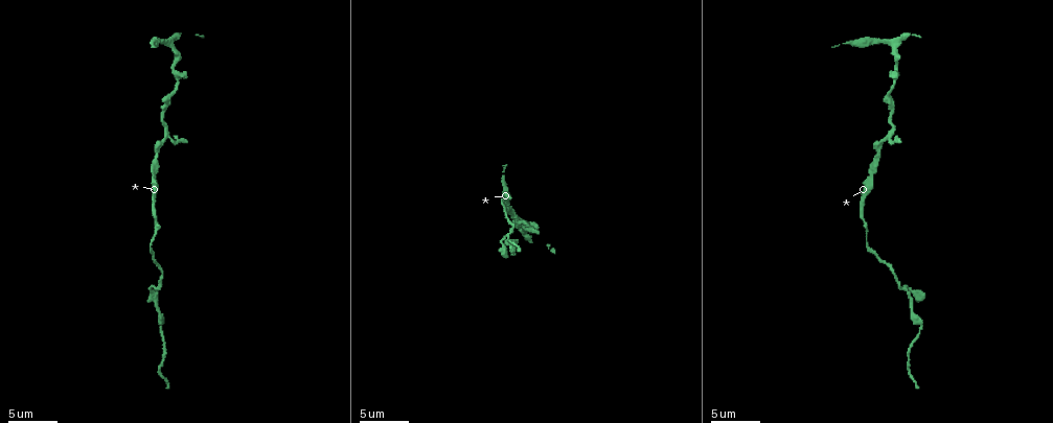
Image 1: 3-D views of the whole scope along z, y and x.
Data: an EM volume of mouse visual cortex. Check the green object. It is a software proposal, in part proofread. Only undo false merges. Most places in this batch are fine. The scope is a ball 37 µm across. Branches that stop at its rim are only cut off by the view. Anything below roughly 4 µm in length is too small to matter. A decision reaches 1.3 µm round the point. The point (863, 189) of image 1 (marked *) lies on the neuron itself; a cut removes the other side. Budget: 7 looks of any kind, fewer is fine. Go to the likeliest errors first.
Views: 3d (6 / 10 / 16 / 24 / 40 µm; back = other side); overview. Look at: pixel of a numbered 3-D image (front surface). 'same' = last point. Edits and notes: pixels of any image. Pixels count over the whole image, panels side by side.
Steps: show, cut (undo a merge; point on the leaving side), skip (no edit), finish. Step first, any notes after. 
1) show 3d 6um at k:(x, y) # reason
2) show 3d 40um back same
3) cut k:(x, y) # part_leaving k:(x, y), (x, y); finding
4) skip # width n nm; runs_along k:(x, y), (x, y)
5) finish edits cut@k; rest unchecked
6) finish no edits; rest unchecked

show 3d 10um at 1:(156, 304) # sudden change in width

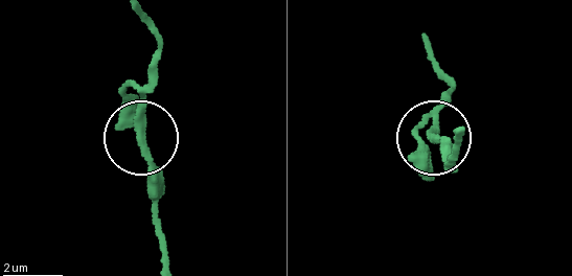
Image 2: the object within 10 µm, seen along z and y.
show 3d 10um back at 2:(434, 138)

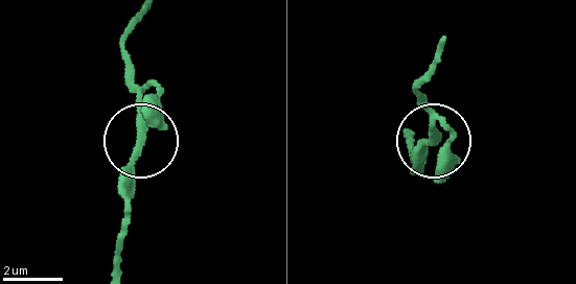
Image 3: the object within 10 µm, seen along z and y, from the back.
skip # runs_along 3:(139, 15), (123, 38), (123, 68), (139, 97), (131, 222); continuous, no second neuron

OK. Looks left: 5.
show 3d 10um at 1:(177, 80) # thick turns thin

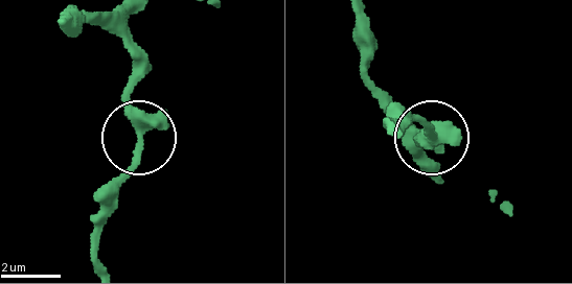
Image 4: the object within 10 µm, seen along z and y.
show 3d 10um back at 4:(141, 134) # other side

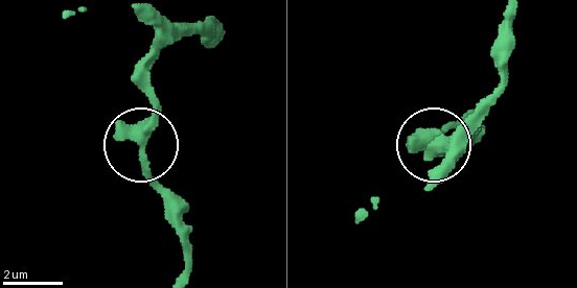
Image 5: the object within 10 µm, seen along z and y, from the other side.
skip # arms 3; runs_along 5:(182, 269), (182, 209), (144, 157), (152, 97), (144, 54); all the same neuron

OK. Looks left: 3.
show 3d 6um at 1:(516, 216)

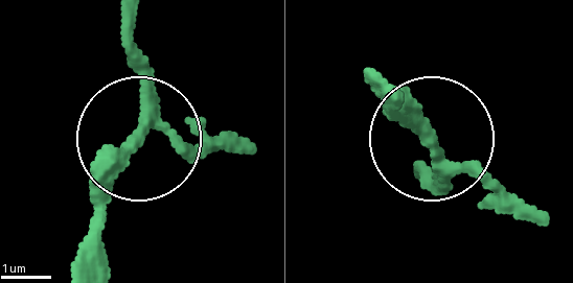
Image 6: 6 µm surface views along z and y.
skip # arms 3; runs_along 6:(88, 266), (138, 130), (138, 17); continuous, no second neuron

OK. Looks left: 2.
finish no edits; rest unchecked

